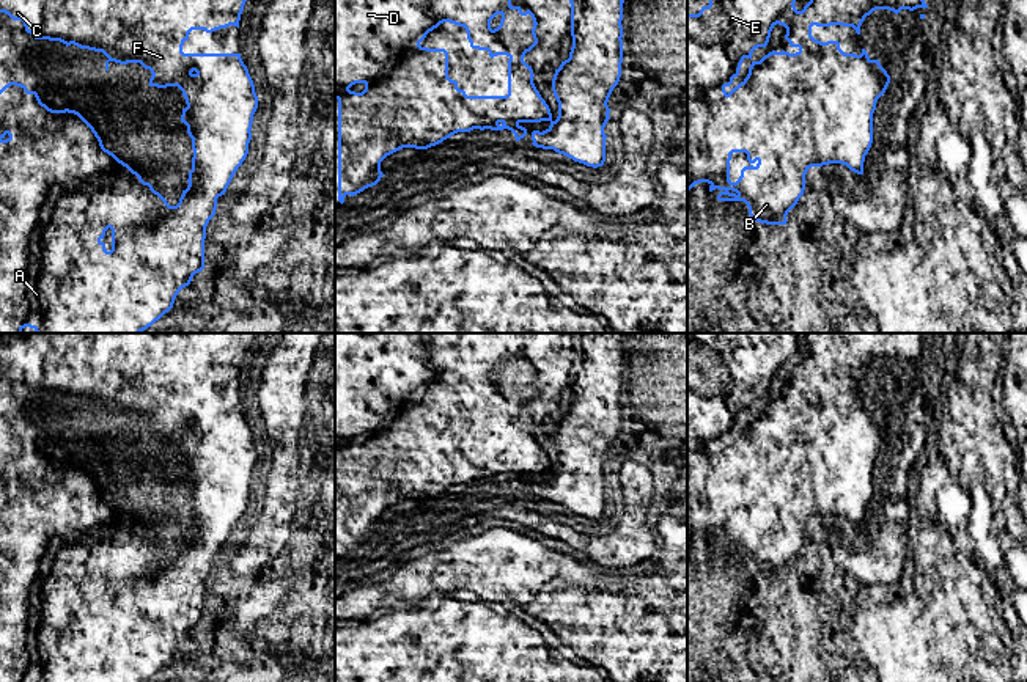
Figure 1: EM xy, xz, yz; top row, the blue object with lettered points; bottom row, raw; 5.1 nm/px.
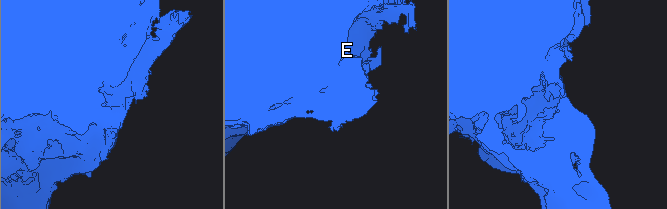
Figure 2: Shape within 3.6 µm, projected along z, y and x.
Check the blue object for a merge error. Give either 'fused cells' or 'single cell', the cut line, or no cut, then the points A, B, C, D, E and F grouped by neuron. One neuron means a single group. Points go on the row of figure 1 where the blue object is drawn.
single cell; no cut; A B C D E F

